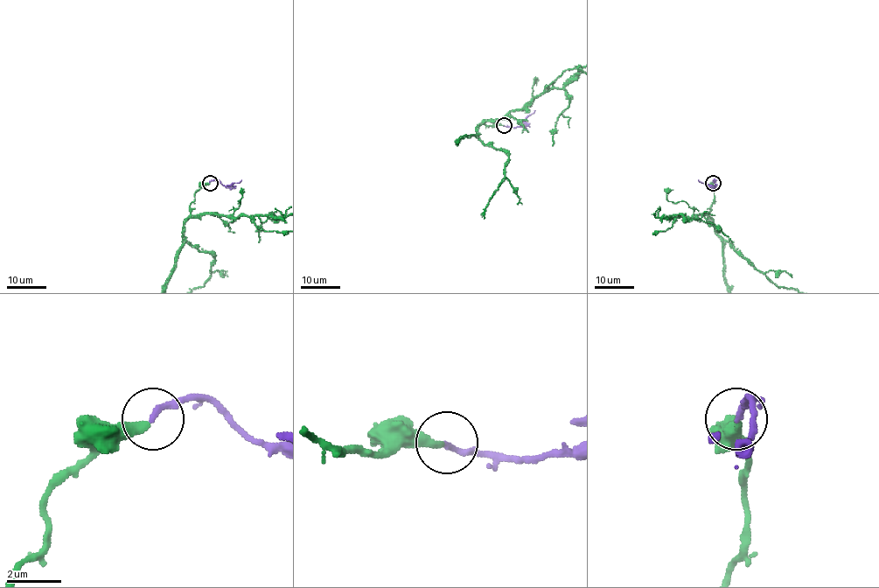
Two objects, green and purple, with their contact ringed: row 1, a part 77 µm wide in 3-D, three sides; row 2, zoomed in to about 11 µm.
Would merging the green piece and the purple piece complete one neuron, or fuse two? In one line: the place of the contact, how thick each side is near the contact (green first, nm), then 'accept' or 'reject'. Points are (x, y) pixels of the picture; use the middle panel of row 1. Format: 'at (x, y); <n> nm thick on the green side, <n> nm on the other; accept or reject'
at (504, 125); 340 nm thick on the green side, 200 nm on the other; accept

